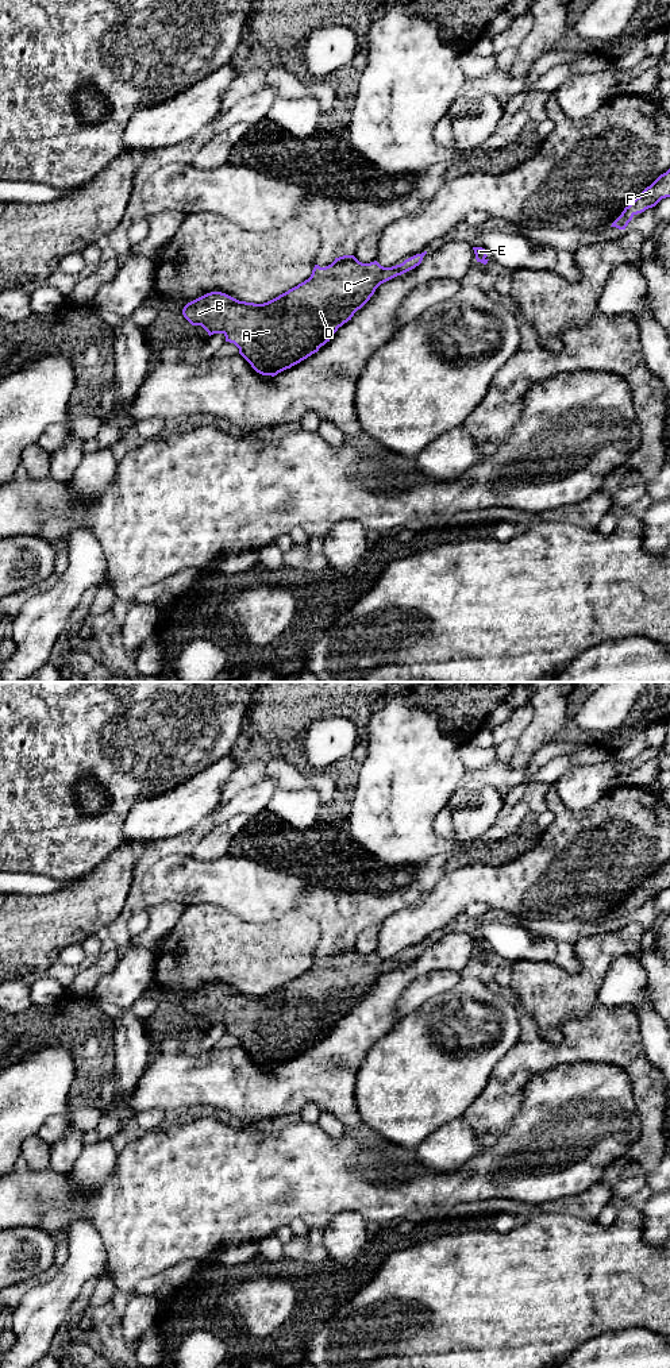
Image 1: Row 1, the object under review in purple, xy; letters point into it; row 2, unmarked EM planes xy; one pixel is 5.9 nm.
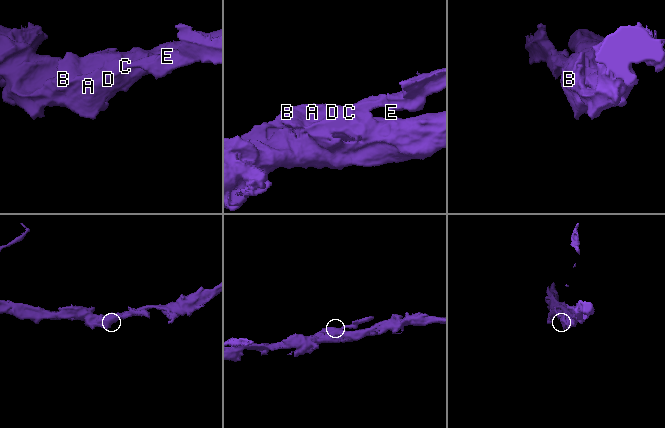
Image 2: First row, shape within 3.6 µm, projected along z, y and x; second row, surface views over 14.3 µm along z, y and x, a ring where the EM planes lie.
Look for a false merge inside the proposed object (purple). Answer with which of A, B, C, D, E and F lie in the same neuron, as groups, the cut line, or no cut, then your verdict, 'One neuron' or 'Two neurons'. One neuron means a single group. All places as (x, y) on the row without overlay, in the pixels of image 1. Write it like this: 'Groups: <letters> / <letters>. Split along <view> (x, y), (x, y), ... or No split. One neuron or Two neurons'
Groups: A B C D E F. No split. One neuron

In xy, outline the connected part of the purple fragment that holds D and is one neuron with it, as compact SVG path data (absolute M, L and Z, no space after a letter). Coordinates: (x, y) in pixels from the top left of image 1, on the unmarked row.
M416 945L392 959L384 959L377 952L362 955L354 947L343 947L326 959L315 956L308 971L267 994L246 994L211 983L188 994L182 1006L192 1017L201 1017L209 1028L223 1025L226 1033L234 1034L257 1064L274 1068L317 1044L381 975L415 960L426 945Z

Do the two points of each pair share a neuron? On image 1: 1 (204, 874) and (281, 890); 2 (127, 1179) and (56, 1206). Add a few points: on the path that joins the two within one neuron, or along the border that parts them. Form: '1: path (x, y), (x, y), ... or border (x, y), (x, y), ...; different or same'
1: path (223, 882), (241, 885), (250, 890), (262, 890); same
2: path (110, 1197), (100, 1206), (73, 1206); same

